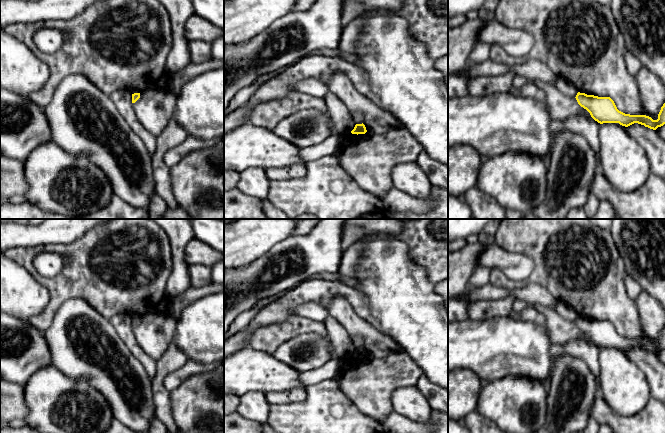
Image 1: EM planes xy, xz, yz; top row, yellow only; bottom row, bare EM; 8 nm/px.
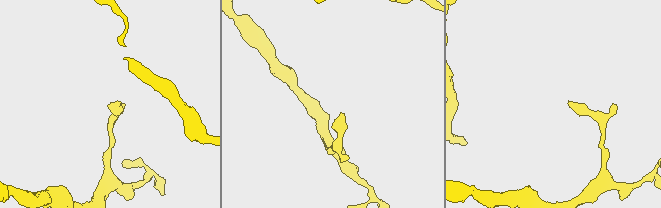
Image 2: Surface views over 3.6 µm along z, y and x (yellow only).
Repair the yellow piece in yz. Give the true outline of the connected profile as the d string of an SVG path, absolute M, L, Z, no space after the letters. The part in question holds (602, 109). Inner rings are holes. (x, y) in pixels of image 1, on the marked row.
M578 92L575 98L578 104L586 109L591 117L600 124L619 123L628 127L638 123L653 130L665 124L665 103L661 107L658 119L653 120L646 115L630 115L619 111L610 97L598 97Z

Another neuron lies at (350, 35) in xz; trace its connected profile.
M367 16L358 17L343 29L338 49L351 57L356 54L356 47L359 37L362 33L363 25L367 19Z

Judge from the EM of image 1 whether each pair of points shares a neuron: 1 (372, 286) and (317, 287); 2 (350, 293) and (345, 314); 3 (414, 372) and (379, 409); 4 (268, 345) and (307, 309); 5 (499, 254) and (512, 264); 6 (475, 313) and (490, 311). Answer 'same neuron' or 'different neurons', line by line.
1: different neurons
2: different neurons
3: same neuron
4: different neurons
5: same neuron
6: same neuron

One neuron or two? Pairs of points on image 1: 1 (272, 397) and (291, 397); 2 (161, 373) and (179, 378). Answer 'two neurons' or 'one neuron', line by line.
1: one neuron
2: two neurons

